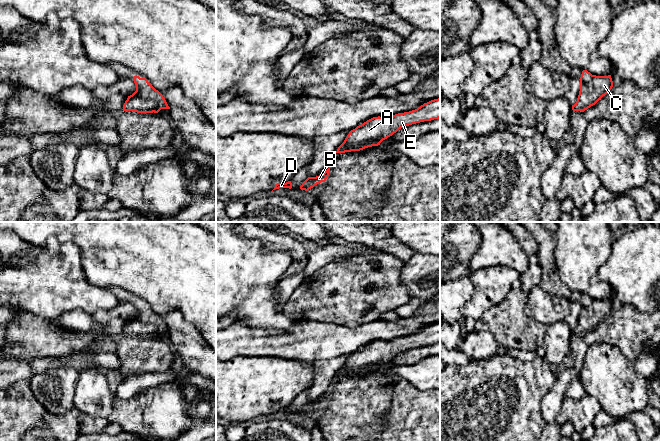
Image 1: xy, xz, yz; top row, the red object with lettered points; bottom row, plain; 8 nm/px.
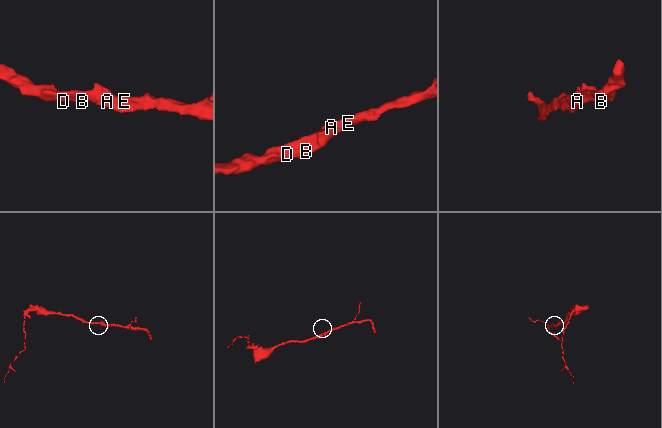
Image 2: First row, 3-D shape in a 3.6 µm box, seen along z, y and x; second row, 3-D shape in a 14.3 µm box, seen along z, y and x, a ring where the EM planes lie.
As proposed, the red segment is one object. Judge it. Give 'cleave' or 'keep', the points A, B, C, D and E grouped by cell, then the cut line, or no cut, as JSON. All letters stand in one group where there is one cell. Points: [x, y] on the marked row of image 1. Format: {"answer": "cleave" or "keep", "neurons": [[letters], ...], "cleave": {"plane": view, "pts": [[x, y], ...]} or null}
{"answer": "keep", "neurons": [["A", "B", "C", "D", "E"]], "cleave": null}

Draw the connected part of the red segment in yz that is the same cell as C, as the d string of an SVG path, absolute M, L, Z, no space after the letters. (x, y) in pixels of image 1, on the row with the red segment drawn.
M583 70L580 77L580 91L577 101L572 105L573 112L584 112L595 105L613 87L611 75L596 76Z

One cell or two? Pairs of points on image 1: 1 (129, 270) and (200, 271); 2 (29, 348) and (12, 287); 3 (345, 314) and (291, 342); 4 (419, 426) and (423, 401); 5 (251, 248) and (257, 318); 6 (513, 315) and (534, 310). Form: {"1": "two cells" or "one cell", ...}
{"1": "one cell", "2": "two cells", "3": "two cells", "4": "one cell", "5": "one cell", "6": "two cells"}

